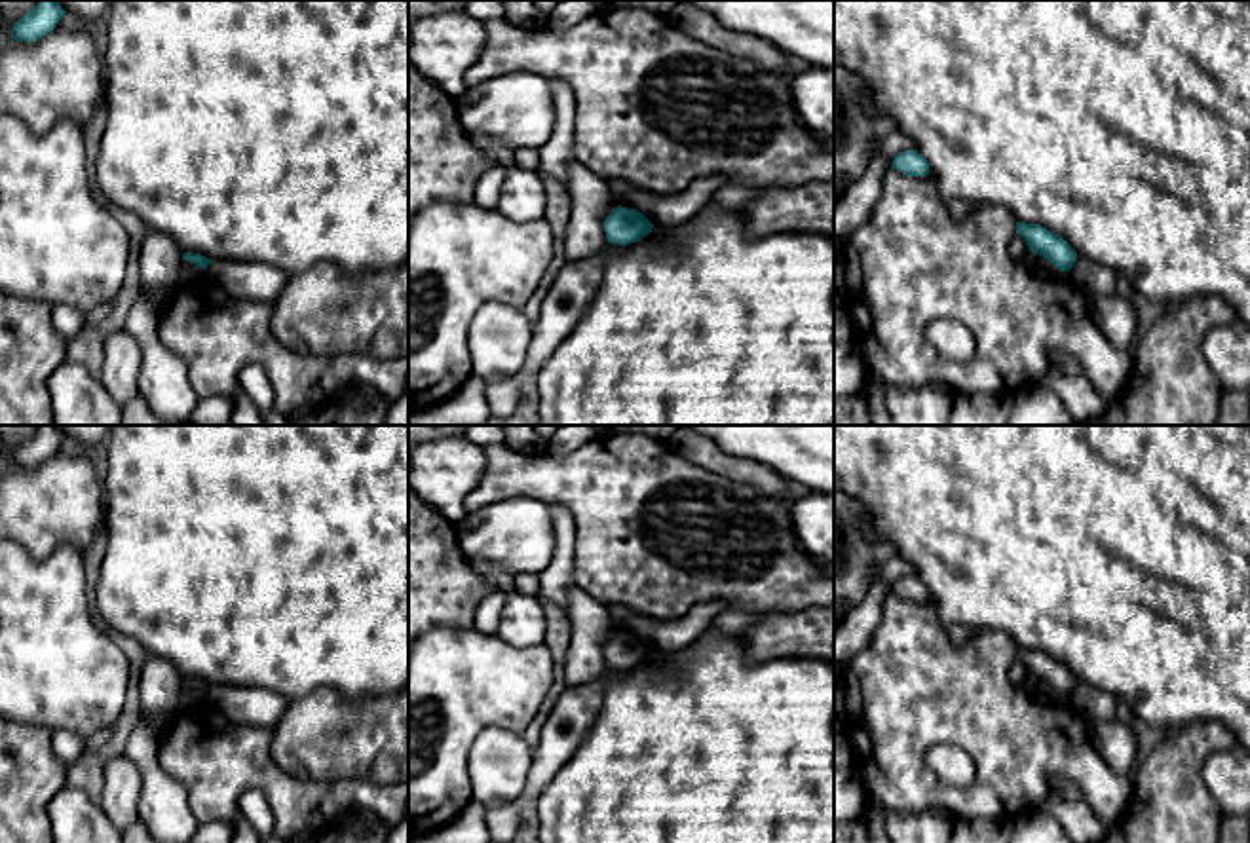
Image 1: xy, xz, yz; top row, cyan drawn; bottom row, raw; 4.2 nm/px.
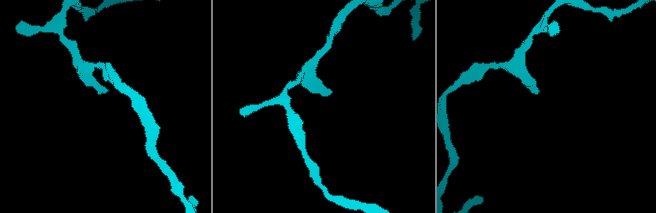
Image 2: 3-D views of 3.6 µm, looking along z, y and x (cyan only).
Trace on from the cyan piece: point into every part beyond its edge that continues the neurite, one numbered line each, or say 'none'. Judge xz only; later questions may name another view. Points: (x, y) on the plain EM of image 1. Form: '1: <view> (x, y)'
none

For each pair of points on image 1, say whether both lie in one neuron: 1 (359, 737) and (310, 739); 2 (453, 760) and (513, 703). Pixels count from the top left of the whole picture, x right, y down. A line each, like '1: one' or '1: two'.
1: one
2: one

